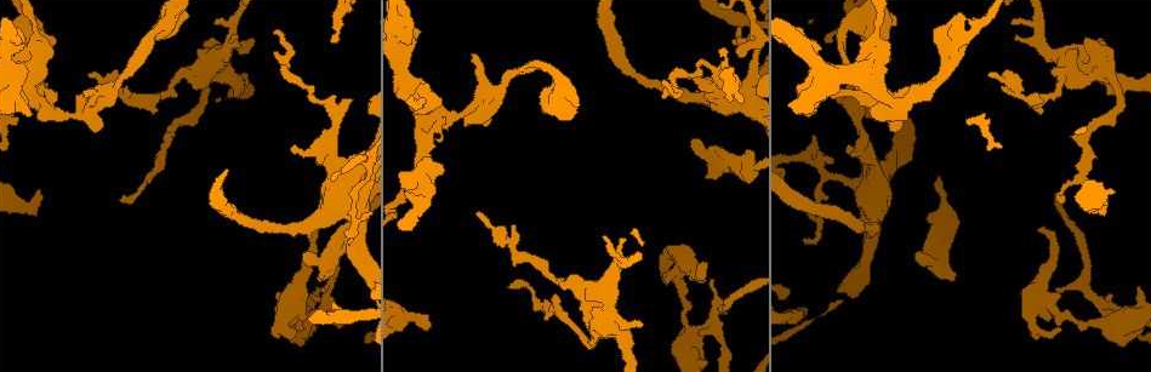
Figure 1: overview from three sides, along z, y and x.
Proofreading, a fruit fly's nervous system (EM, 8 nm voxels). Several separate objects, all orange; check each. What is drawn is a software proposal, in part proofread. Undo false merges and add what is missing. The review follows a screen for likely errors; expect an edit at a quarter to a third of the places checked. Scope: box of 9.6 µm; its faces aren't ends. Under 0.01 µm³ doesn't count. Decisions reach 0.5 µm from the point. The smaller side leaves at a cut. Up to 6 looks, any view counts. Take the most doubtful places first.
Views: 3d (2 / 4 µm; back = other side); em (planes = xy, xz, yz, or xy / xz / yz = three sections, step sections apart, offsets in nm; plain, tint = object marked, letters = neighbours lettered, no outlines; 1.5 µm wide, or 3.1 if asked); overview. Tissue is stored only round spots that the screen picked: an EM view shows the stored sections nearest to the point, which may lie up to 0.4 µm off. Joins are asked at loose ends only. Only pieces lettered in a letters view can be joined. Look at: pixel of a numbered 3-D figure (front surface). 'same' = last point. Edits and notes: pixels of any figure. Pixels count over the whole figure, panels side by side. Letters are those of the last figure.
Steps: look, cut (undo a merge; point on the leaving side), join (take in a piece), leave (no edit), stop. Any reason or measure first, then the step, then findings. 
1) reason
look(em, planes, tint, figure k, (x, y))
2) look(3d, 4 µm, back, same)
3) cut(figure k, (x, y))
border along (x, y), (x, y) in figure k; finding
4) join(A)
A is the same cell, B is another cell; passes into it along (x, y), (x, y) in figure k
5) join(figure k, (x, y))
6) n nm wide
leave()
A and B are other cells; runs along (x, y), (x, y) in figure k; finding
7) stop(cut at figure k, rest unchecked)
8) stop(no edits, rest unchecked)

look(em, xy, step 4, letters, figure 1, (667, 279))

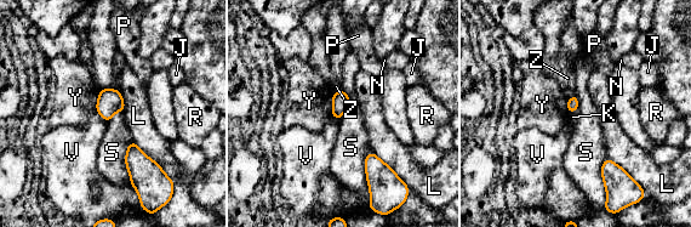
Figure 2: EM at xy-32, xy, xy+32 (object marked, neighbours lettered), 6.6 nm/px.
look(em, yz, step 4, letters, same)

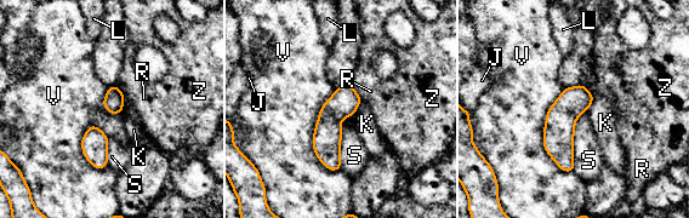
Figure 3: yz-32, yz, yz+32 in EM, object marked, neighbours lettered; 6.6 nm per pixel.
leave()
J, K, L, R, S, V and Z are other cells; runs along (580, 87), (563, 113), (568, 168) in figure 3; no lettered piece goes on from it

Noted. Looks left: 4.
sudden change in width
look(3d, 2 µm, figure 1, (706, 64))

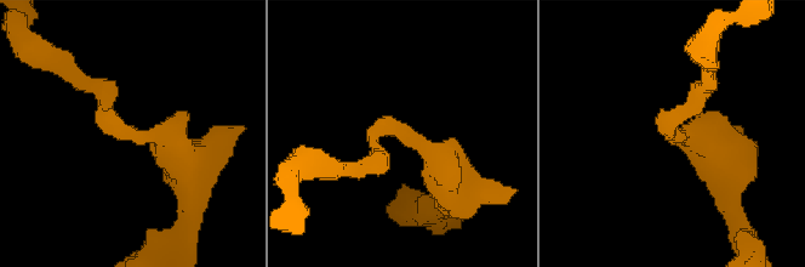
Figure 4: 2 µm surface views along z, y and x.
need the tissue
look(em, xz, step 8, tint, figure 4, (674, 134))

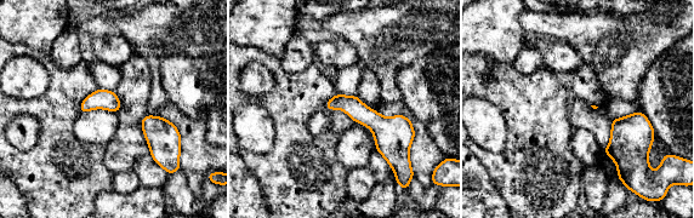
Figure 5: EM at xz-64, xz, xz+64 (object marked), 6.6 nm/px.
another direction
look(em, planes, letters, same)

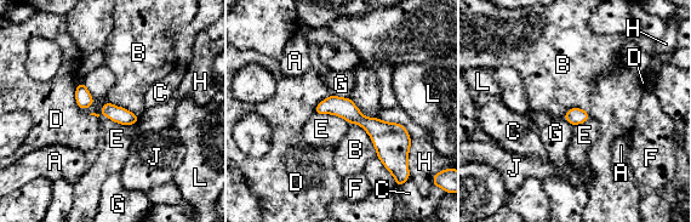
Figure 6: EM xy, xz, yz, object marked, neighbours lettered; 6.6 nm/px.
leave()
A, B, C, D, E, F, G, H, J and L are other cells; runs along (318, 110), (346, 108), (404, 151) in figure 6; one cell here

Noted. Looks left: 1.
stop(no edits, rest unchecked)

